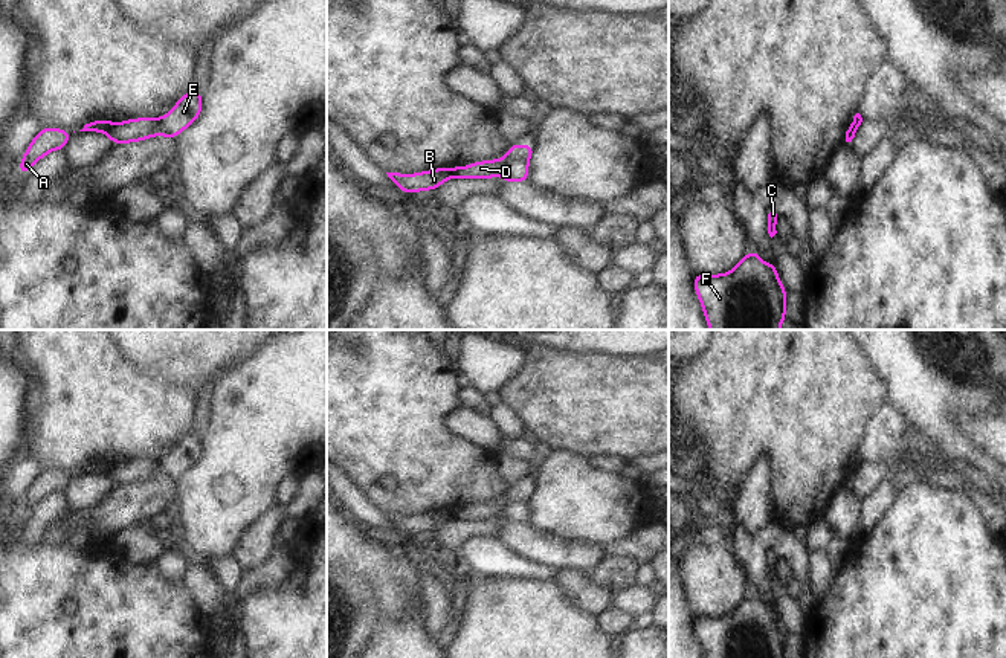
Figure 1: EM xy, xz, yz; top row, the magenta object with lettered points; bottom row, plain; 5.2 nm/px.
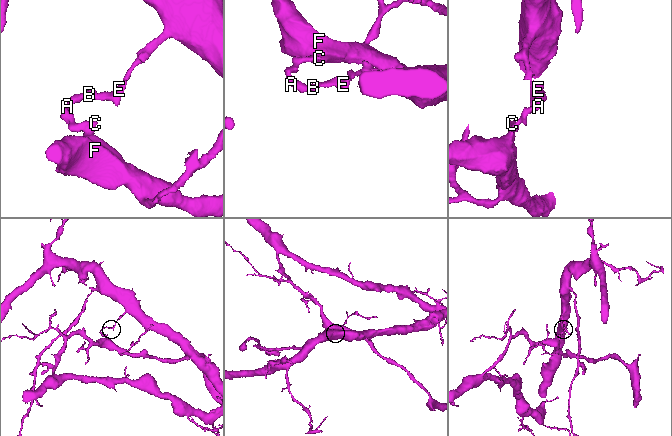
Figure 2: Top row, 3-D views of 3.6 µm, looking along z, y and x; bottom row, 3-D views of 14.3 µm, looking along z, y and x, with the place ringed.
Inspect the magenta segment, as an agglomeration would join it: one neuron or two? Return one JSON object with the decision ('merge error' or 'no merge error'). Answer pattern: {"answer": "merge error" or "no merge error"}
{"answer": "merge error"}

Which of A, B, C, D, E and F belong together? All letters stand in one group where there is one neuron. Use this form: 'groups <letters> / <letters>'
groups A B C F / D E

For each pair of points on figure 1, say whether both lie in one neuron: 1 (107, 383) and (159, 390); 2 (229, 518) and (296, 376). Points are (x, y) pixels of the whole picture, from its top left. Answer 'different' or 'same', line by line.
1: same
2: same

